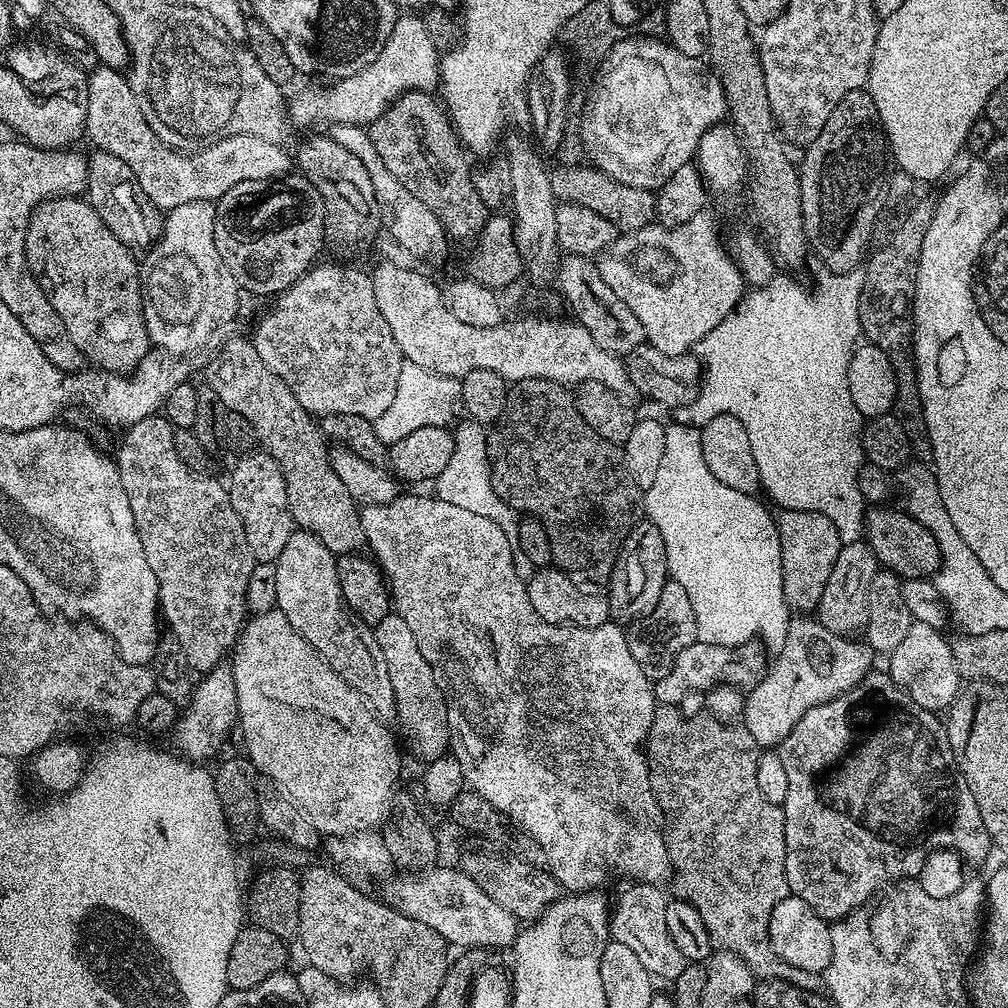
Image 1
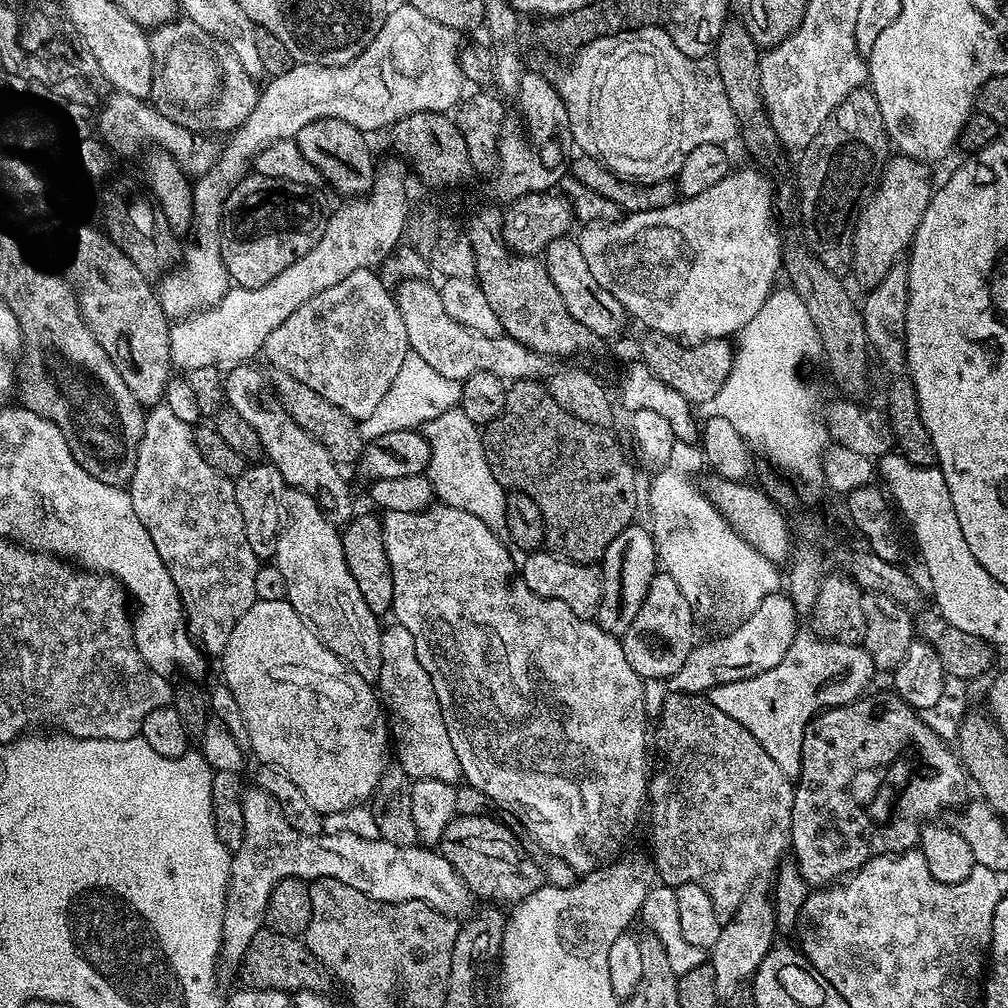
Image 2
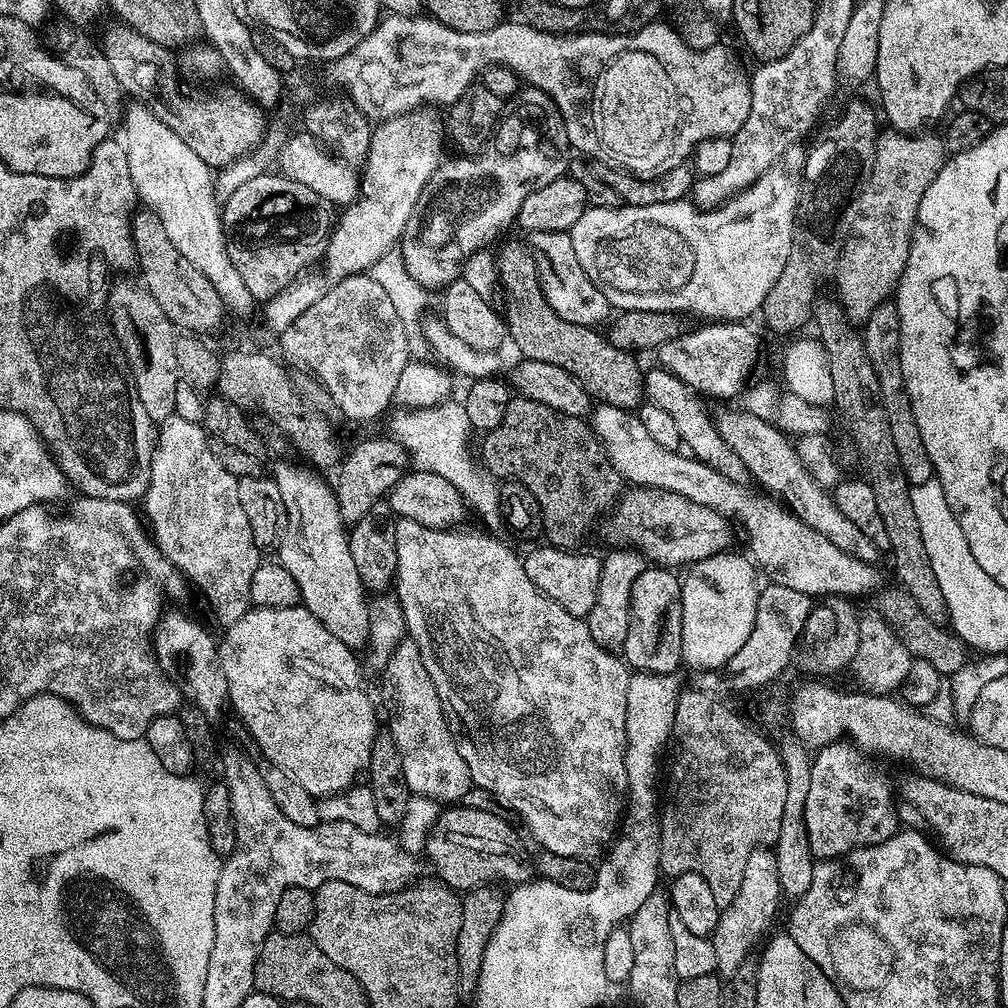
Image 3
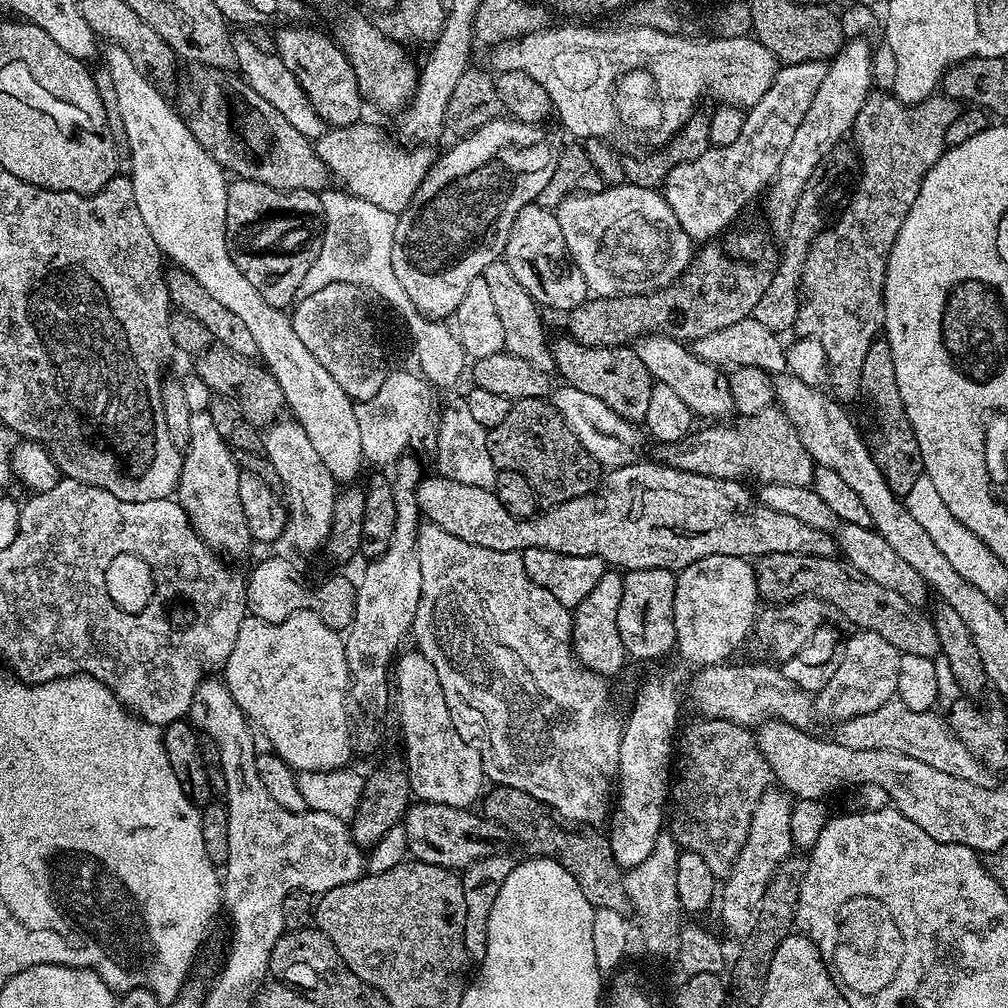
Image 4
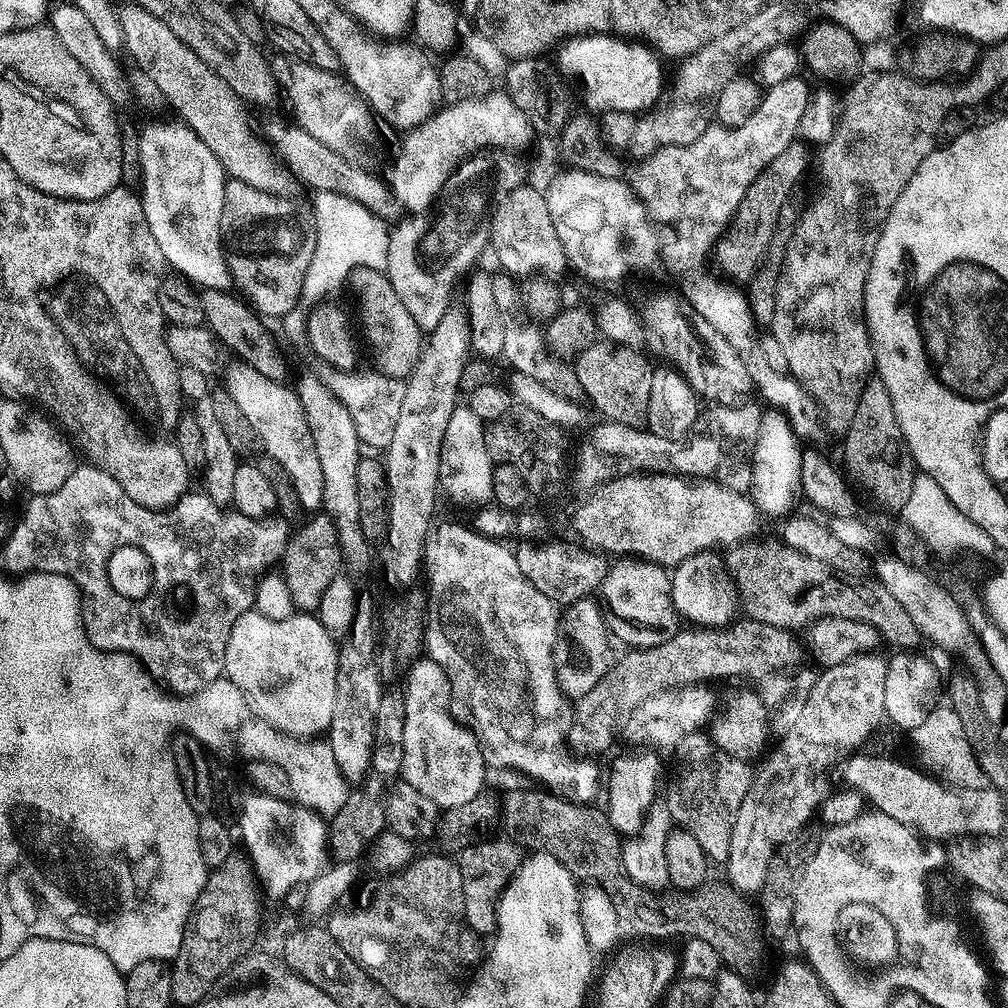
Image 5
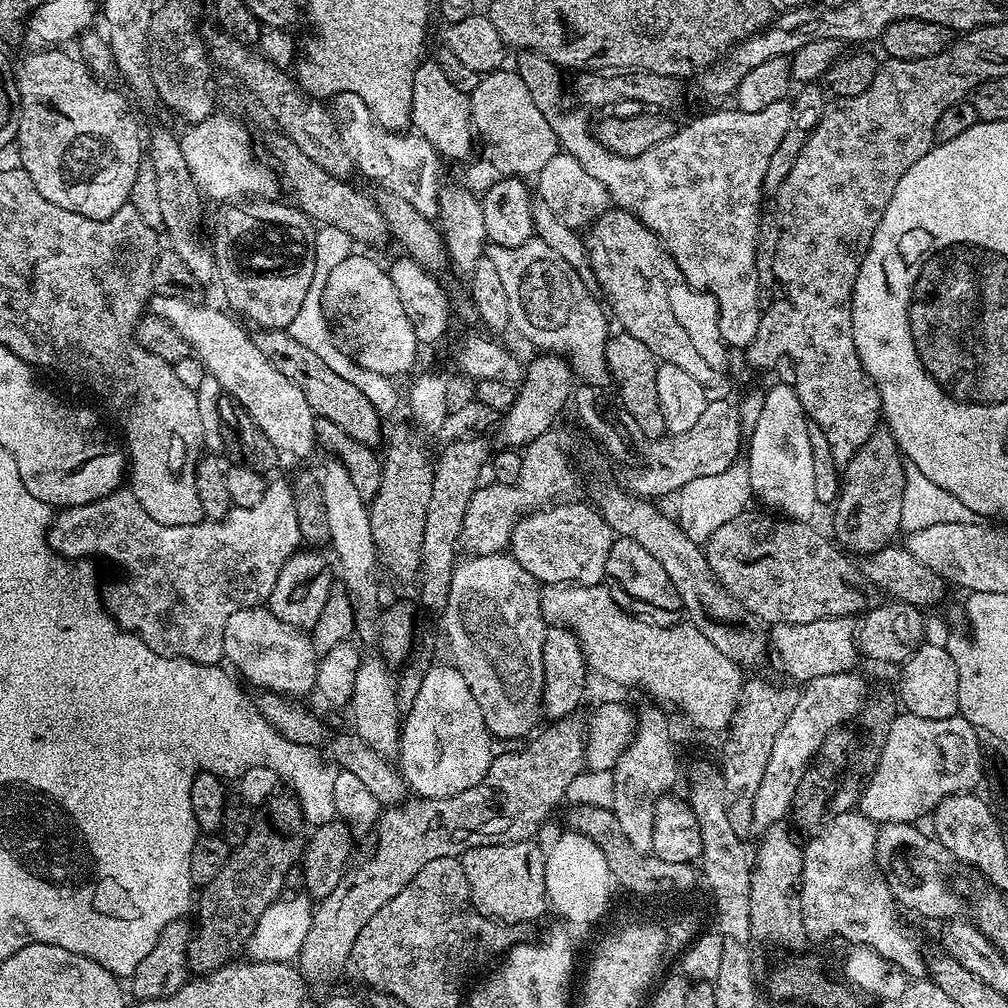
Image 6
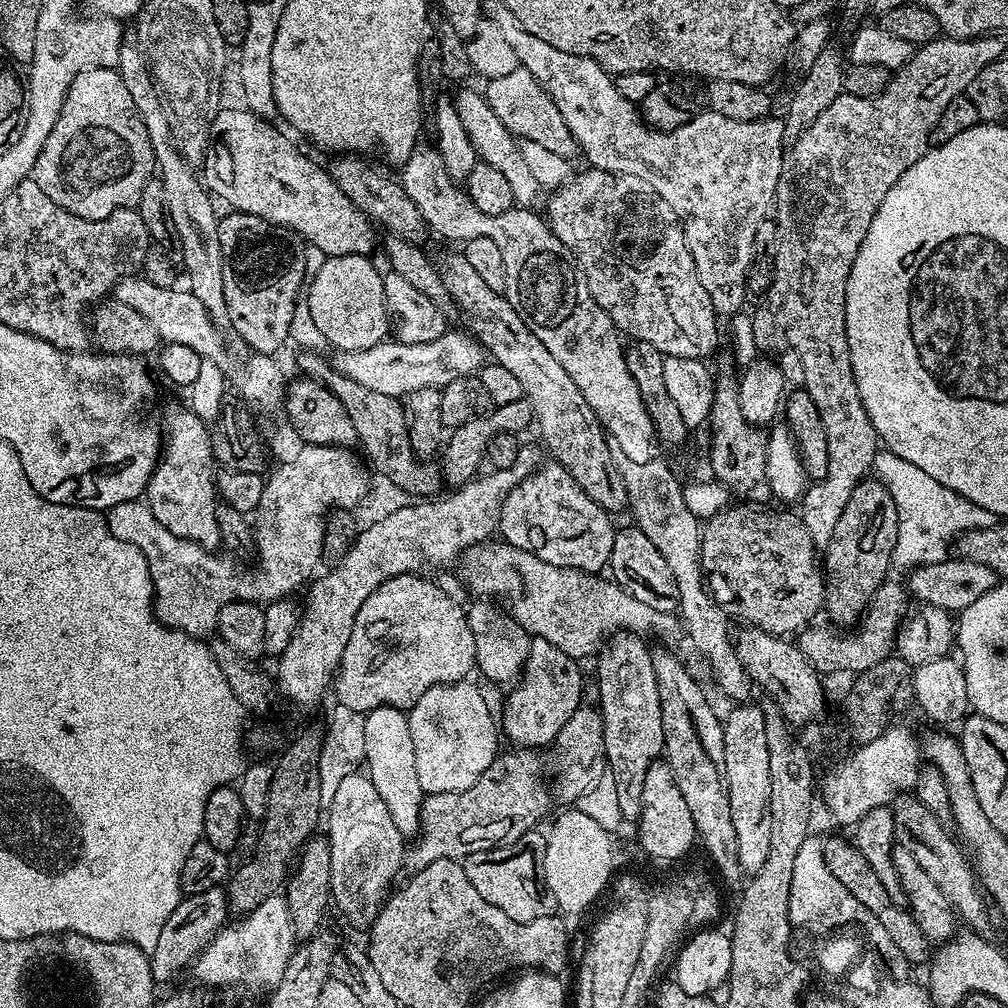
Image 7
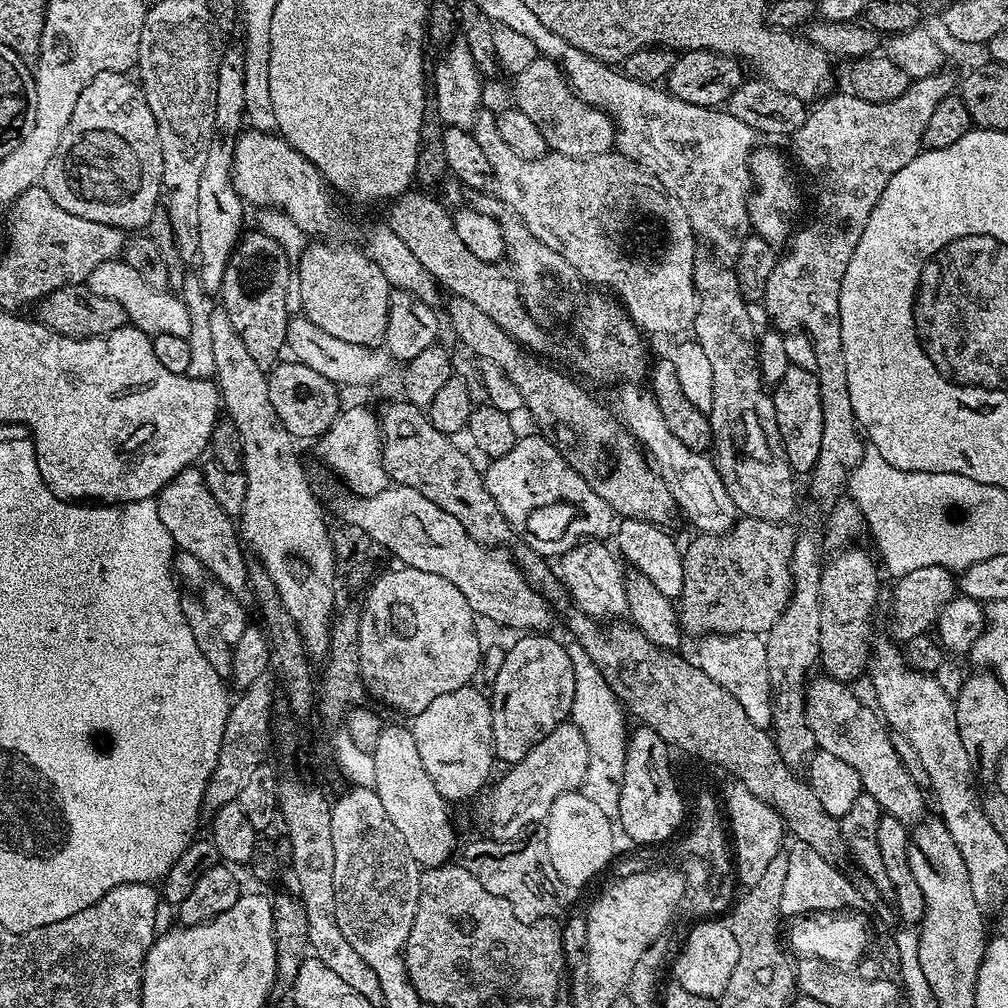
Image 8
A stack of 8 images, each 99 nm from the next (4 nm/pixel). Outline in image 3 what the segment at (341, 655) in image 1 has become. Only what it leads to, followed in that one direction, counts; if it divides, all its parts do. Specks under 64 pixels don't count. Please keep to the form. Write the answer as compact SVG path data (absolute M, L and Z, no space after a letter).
M280 464L274 473L288 515L278 545L278 560L286 566L286 570L290 570L290 574L294 574L303 607L308 608L314 618L321 620L338 642L350 649L360 650L368 642L369 601L364 600L366 589L358 578L358 570L350 554L349 529L340 517L335 487L329 481L327 484L319 471L308 468L300 464Z

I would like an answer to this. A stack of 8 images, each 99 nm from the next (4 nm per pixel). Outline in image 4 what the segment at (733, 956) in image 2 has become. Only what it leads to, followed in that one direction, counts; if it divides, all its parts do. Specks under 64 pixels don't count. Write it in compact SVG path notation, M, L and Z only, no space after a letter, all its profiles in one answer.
M784 790L766 791L756 803L750 822L750 834L746 834L746 842L738 854L736 865L723 881L722 895L718 900L720 920L724 923L725 930L732 936L743 938L750 934L750 930L754 930L754 922L758 922L762 894L766 894L770 882L780 868L780 863L793 855L794 845L791 836L793 805L793 797Z

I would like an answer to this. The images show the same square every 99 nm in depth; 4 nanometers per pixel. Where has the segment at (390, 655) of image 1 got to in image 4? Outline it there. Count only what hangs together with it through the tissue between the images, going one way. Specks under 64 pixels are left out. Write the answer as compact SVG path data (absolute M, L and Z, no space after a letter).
M419 650L411 651L405 651L394 664L394 696L401 708L400 730L411 795L420 802L471 809L486 788L485 757L460 737L448 709L449 697L438 682L438 670Z

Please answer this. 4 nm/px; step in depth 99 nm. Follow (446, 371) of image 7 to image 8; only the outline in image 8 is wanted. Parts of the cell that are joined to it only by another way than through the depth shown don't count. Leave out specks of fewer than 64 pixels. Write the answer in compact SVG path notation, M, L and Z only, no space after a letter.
M303 314L293 315L289 319L286 326L286 348L291 359L310 366L310 370L322 374L322 378L330 378L330 382L337 386L372 384L387 374L390 365L387 351L377 350L367 344L346 342L334 334L326 334L322 326L314 326L314 322L310 322Z

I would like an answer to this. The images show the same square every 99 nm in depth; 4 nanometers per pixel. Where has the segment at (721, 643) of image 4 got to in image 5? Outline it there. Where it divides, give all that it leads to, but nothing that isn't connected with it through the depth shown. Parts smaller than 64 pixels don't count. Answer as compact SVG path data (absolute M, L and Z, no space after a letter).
M707 550L687 556L682 563L675 565L672 577L672 601L676 611L689 625L705 628L722 628L733 623L738 612L736 583L728 573L726 560L719 551Z

